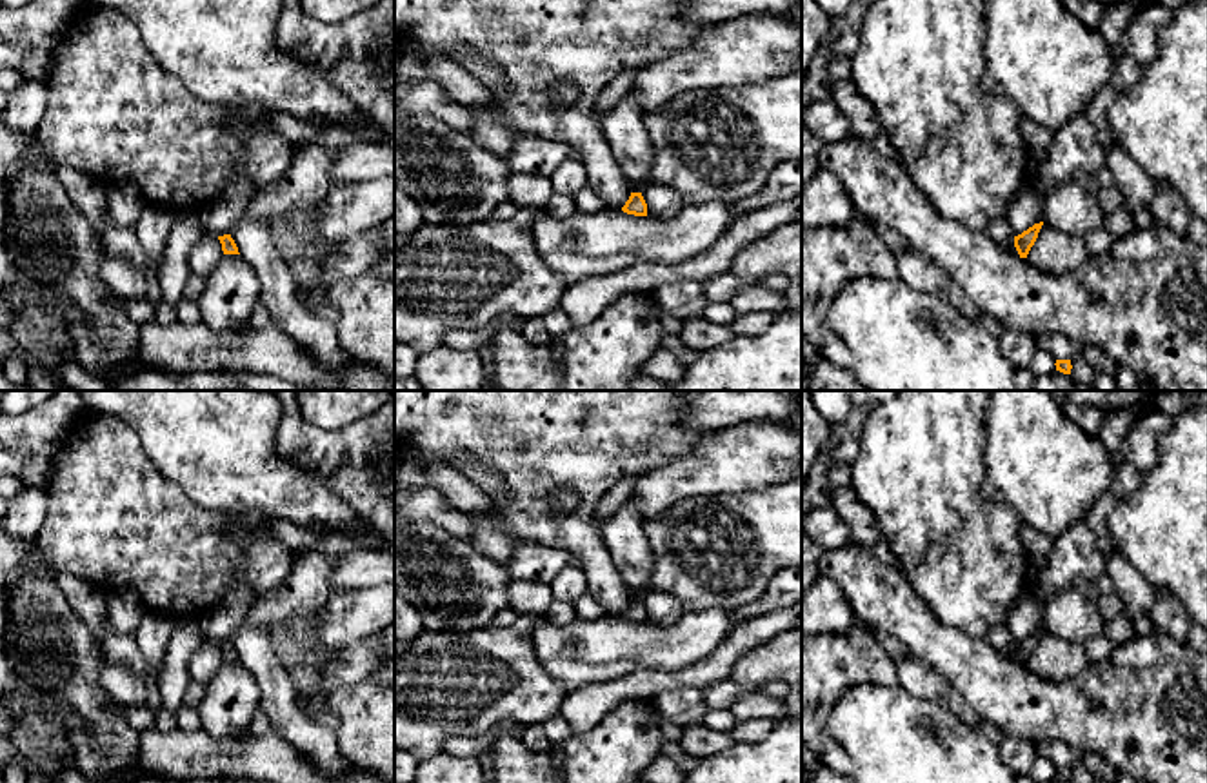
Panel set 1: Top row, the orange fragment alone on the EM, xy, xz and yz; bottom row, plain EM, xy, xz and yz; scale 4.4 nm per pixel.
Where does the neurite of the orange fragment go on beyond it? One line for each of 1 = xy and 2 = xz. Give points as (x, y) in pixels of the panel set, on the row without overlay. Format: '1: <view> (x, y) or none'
1: none
2: none

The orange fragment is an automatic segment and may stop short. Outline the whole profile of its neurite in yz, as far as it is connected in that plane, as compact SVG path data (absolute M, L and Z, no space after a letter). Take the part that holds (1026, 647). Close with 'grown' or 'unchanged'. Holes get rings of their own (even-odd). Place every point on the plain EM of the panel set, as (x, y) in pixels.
M1043 629L1034 630L1027 638L1023 638L1022 641L1014 643L1014 654L1020 661L1020 665L1027 665L1031 654L1034 652L1034 649L1038 645L1042 632L1043 632Z; unchanged

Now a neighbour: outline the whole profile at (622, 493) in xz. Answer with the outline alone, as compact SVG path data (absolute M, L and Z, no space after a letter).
M629 476L623 481L620 481L616 487L609 491L609 494L598 503L594 510L594 523L598 530L602 532L604 523L614 514L614 510L631 500L634 481L638 476Z

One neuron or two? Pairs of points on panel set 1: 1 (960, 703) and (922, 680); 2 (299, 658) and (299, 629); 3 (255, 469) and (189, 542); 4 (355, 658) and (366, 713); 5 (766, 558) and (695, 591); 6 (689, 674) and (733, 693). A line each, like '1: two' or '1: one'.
1: one
2: one
3: two
4: one
5: one
6: two

